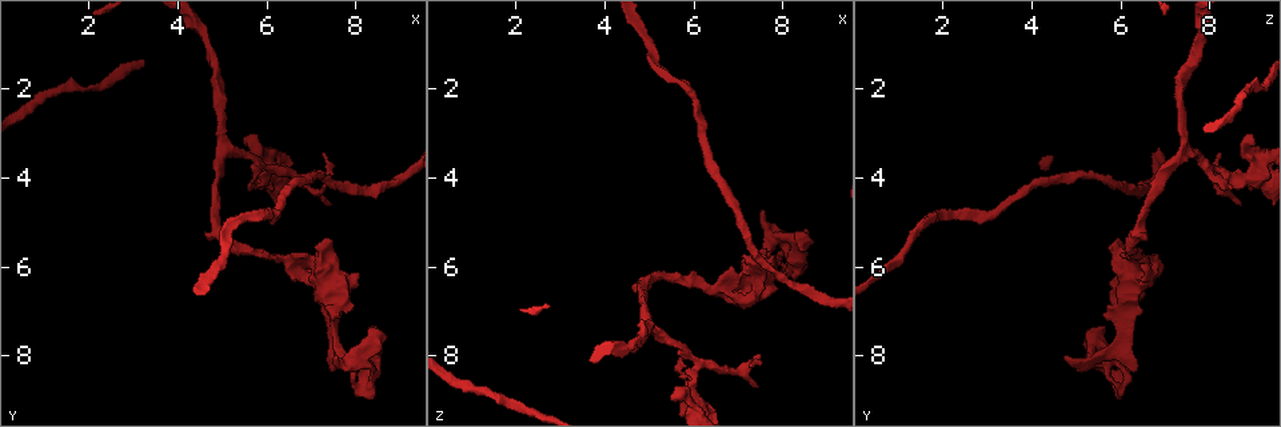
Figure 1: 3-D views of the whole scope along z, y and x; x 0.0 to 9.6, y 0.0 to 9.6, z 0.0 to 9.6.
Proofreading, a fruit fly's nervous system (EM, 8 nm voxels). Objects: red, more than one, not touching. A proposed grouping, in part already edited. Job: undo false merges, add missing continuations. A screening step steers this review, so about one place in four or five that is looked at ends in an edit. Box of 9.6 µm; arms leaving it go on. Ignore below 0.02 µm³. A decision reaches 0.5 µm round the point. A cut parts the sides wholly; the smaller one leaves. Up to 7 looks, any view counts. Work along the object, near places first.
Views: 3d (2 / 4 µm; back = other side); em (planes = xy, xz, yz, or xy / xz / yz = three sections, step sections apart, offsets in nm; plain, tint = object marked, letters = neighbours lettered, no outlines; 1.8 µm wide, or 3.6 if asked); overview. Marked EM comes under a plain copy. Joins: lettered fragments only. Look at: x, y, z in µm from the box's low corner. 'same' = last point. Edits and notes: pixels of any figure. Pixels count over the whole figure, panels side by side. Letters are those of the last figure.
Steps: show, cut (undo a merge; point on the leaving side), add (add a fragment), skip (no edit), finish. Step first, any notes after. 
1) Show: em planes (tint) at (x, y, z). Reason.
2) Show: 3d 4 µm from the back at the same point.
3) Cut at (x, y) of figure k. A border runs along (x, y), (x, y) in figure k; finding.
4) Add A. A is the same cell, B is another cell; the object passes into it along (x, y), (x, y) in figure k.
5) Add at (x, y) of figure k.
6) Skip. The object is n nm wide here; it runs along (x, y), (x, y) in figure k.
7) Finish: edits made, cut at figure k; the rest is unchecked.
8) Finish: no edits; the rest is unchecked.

Show: em 3.6 µm planes (letters) at (8.10, 6.15, 6.15). Branch stops here.

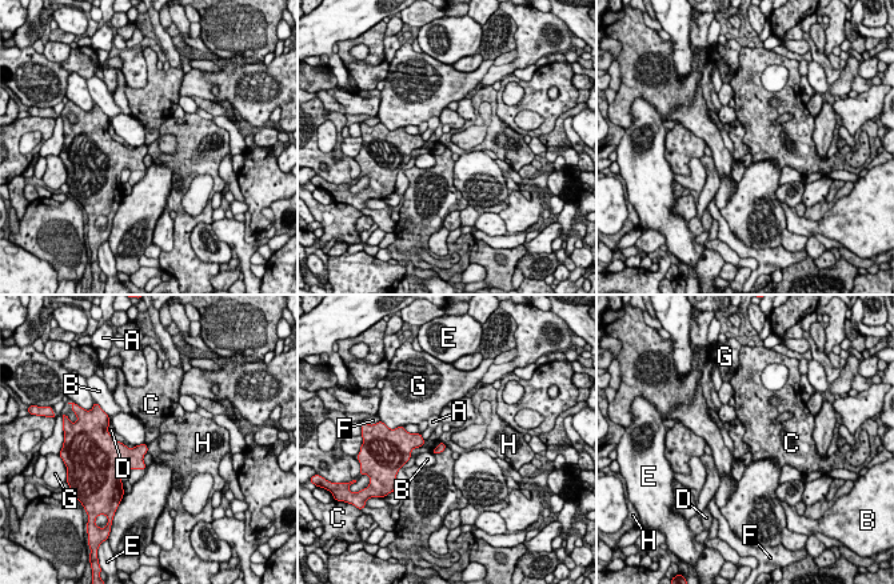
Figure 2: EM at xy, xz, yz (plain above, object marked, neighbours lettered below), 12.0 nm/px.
Skip. A, B, C, D, E, F, G and H are other cells; a border runs along (446, 446), (435, 455) in figure 2; none of them fits.

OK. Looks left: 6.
Show: em planes (letters) at (5.95, 3.95, 9.15). Abrupt turn.

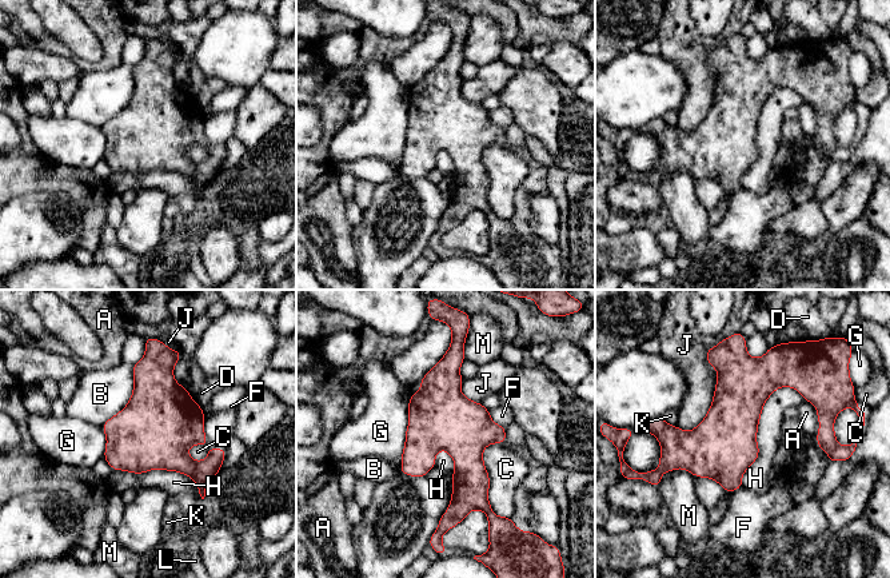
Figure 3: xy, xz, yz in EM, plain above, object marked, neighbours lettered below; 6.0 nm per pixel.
Skip. The object is 380 nm wide here; the longest contact is with H, 700 nm; A, B, C, D, F, G, H, J, K, L and M are other cells; continuous, no second cell.

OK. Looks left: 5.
Show: em 3.6 µm planes (letters) at (8.05, 8.15, 5.35). A narrow waist.

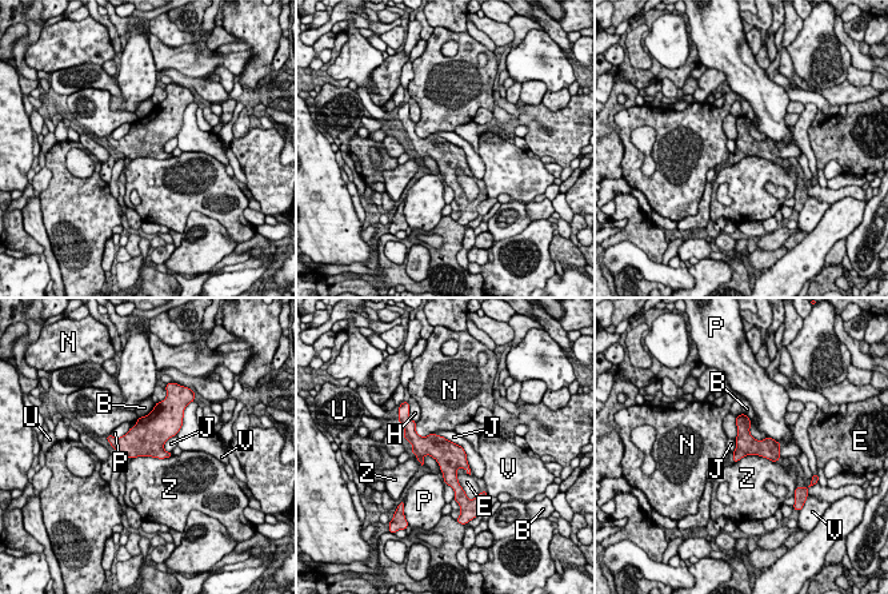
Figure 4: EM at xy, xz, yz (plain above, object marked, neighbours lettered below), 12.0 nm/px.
Skip. The object is 260 nm wide here; B, E, H, J, N, P, U, V and Z are other cells; a border runs along (443, 435), (463, 449), (472, 473) in figure 4; all the same cell.

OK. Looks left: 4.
Finish: no edits; the rest is unchecked.

